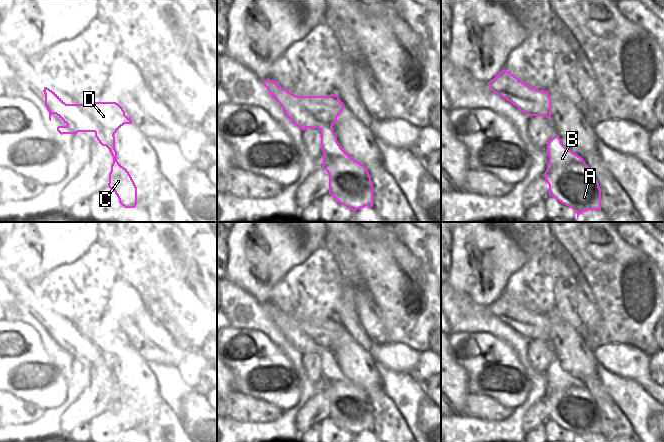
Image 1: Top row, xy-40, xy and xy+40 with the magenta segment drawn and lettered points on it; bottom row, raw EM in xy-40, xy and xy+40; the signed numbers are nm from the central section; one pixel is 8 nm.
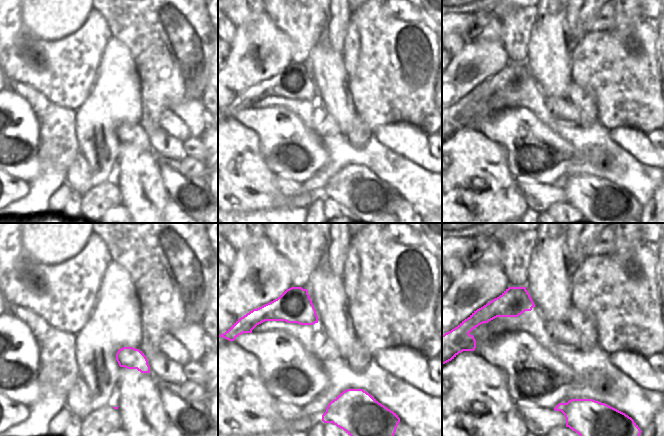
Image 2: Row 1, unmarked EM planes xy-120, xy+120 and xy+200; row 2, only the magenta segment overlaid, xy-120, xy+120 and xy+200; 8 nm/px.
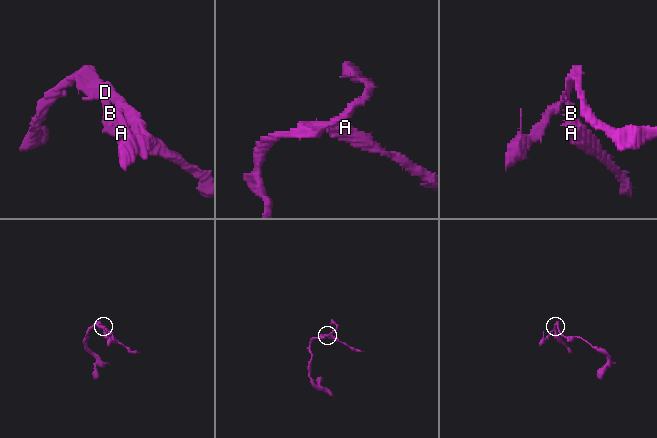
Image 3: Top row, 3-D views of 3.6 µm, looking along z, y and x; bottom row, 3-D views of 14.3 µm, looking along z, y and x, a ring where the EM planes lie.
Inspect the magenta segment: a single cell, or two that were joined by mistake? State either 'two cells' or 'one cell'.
two cells

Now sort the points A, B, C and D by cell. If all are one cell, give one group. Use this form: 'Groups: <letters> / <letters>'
Groups: A B C / D

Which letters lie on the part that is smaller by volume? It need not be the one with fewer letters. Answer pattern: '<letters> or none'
A, B, C

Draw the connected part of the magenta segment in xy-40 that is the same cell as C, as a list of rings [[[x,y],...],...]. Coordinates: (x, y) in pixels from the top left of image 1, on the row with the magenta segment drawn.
[[[96,126],[95,137],[102,146],[109,149],[113,157],[108,187],[117,195],[122,206],[135,208],[137,205],[137,187],[127,169],[117,161],[115,136],[108,128]]]

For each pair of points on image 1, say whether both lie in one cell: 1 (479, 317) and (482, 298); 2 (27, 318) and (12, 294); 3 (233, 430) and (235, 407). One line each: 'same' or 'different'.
1: different
2: same
3: different

